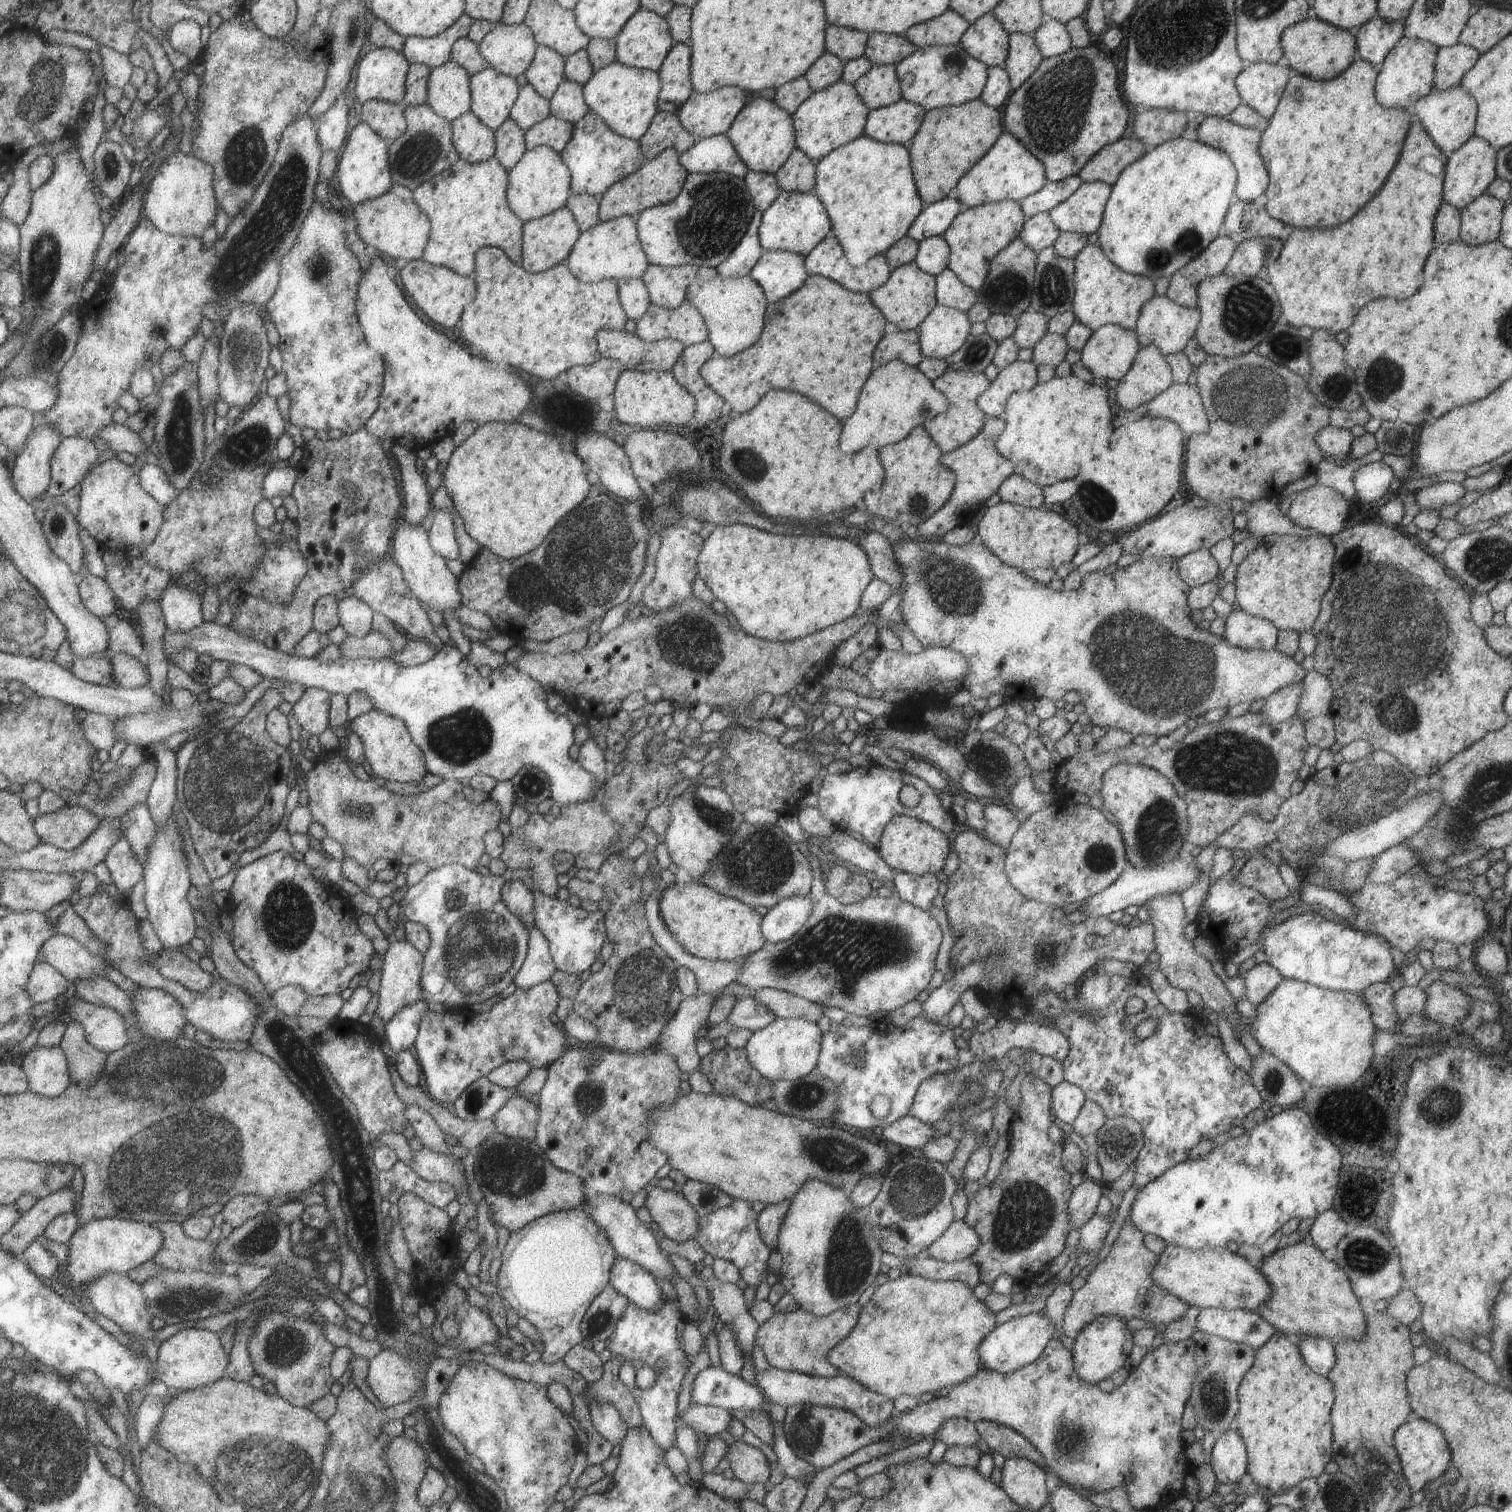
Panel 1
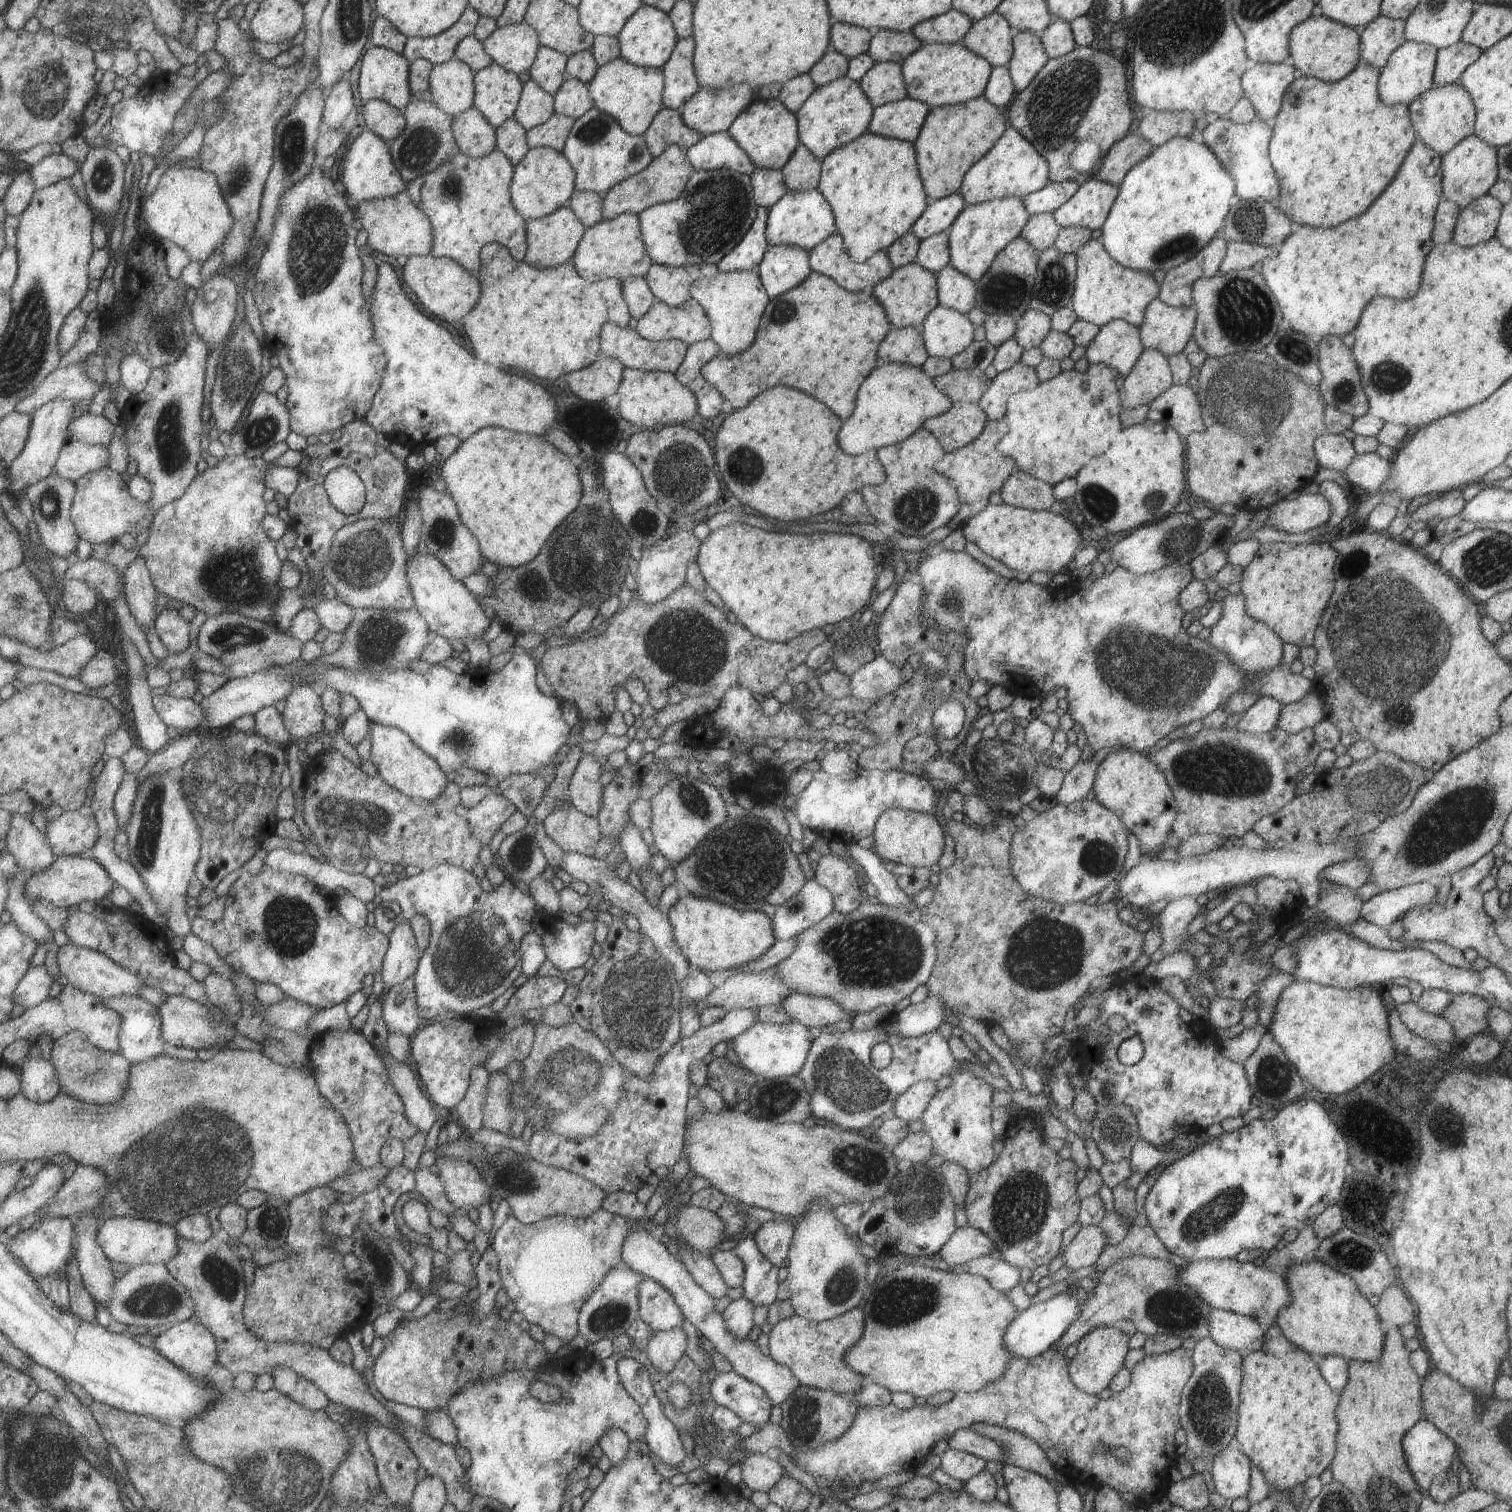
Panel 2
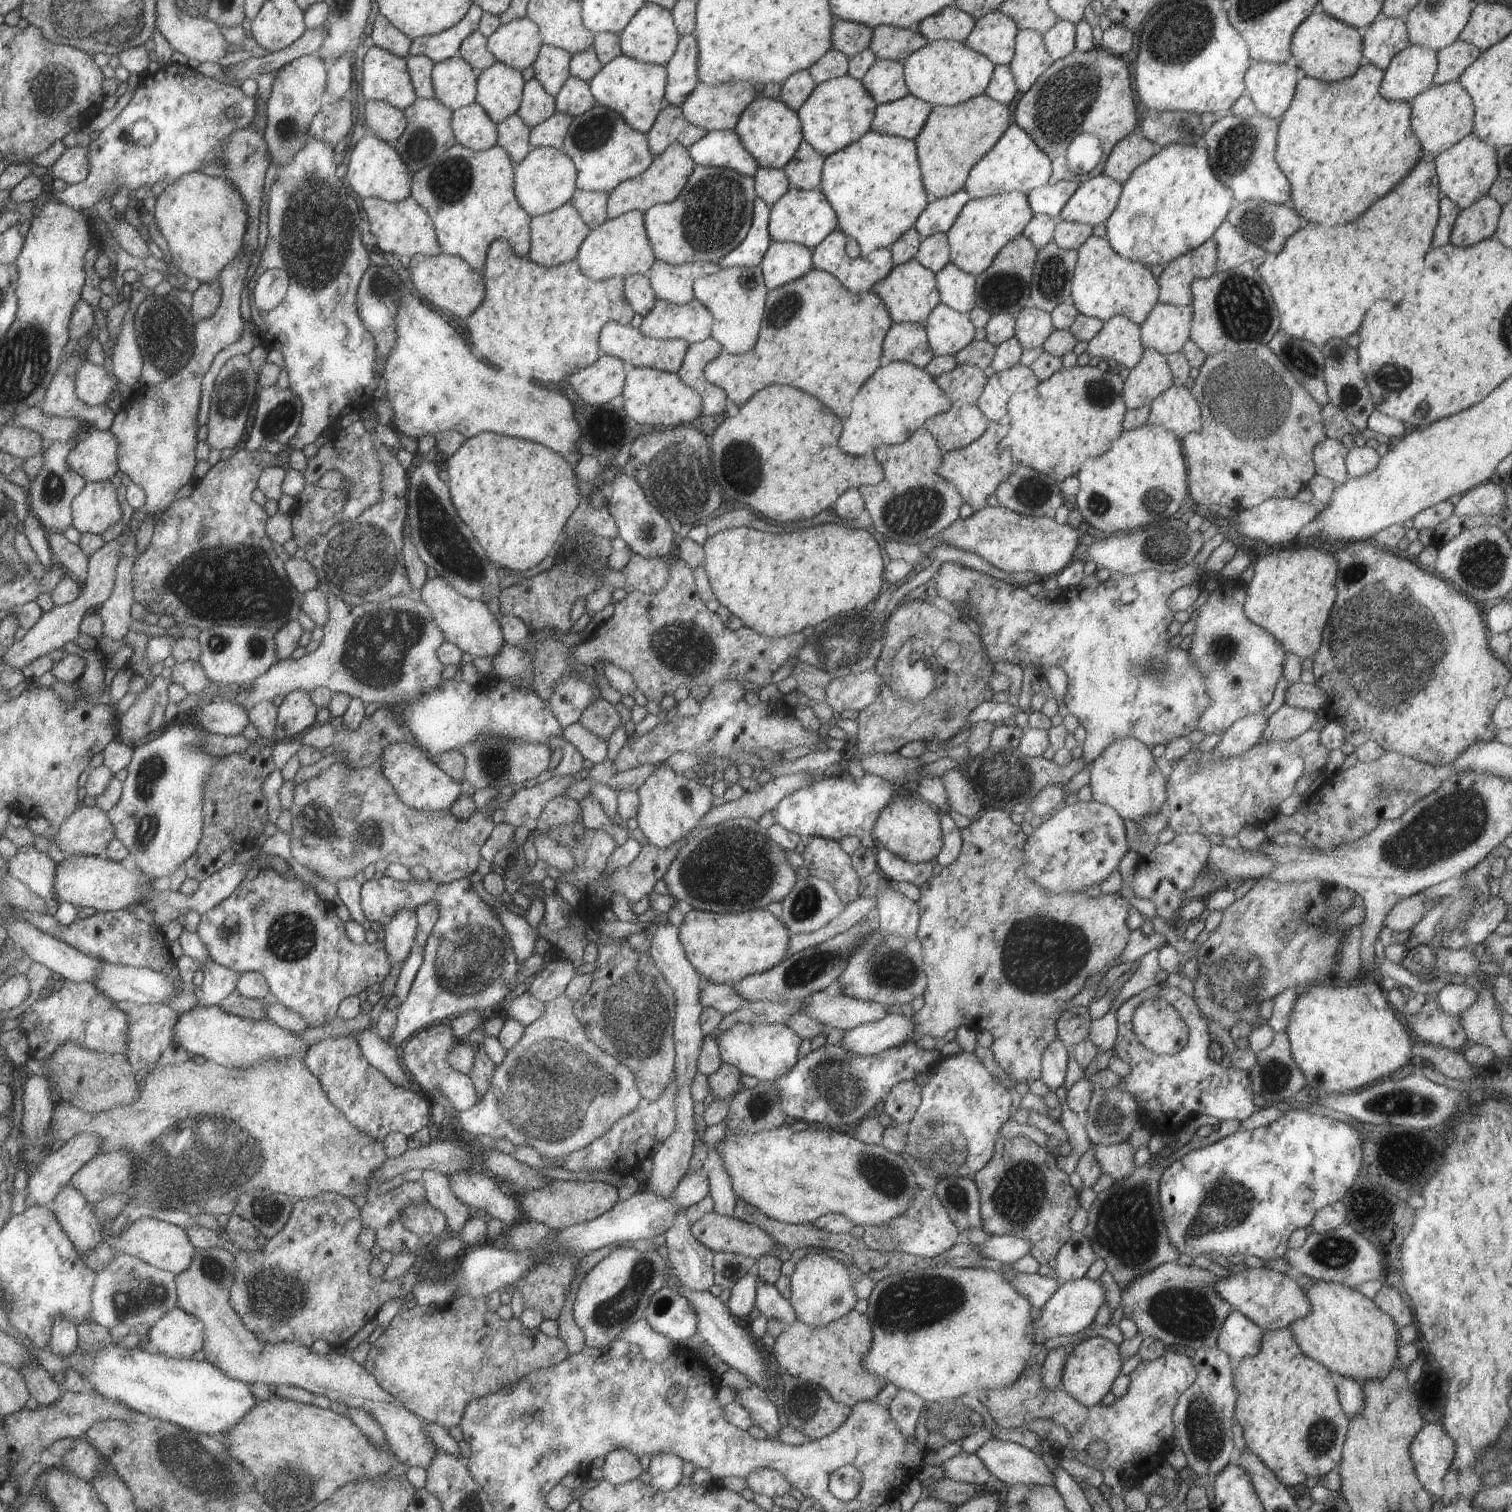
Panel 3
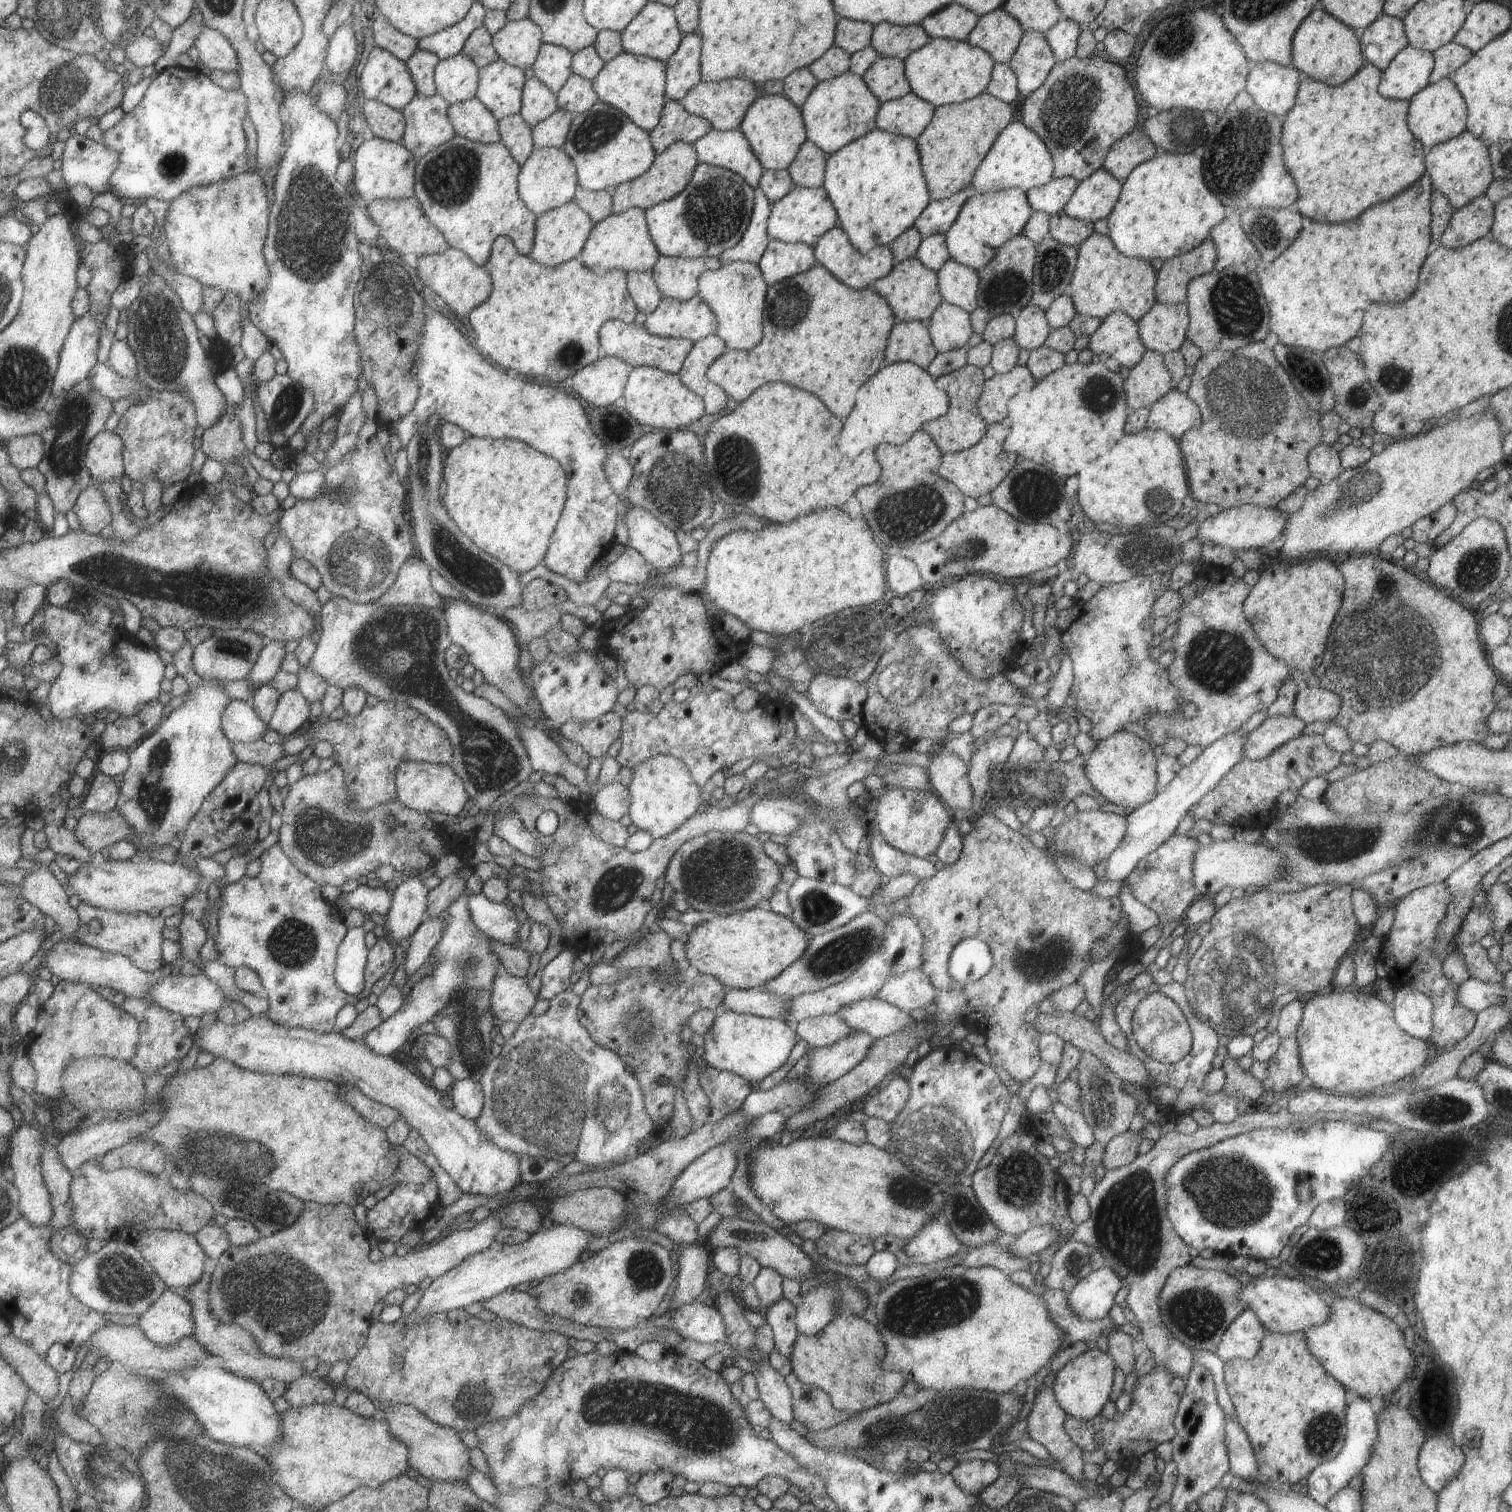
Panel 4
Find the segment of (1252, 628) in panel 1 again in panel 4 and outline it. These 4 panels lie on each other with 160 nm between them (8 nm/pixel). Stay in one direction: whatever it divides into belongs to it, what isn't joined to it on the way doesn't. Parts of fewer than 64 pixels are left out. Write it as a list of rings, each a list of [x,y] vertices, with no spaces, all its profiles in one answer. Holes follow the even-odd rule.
[[[1203,563],[1196,572],[1195,578],[1177,592],[1184,600],[1180,604],[1180,616],[1173,620],[1178,628],[1172,637],[1172,650],[1175,658],[1168,665],[1168,675],[1171,684],[1177,687],[1177,708],[1175,712],[1167,714],[1151,714],[1143,722],[1139,722],[1139,733],[1148,740],[1153,747],[1162,746],[1169,740],[1179,738],[1187,746],[1199,745],[1205,748],[1223,738],[1229,732],[1235,732],[1254,713],[1267,709],[1277,697],[1280,684],[1289,675],[1287,665],[1273,656],[1256,637],[1250,623],[1243,614],[1243,601],[1250,591],[1250,586],[1243,579],[1233,576],[1226,568],[1220,568]],[[1193,704],[1197,711],[1195,716],[1184,718],[1183,706]]]

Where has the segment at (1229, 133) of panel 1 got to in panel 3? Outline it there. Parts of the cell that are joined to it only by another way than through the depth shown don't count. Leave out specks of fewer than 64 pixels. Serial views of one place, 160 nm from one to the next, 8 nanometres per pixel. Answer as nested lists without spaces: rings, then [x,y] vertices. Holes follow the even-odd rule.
[[[1256,112],[1250,117],[1219,115],[1203,138],[1209,155],[1209,164],[1215,176],[1231,189],[1235,202],[1247,199],[1264,200],[1273,204],[1289,204],[1289,184],[1273,160],[1279,120]],[[1231,132],[1231,134],[1229,134]],[[1231,142],[1231,144],[1229,144]]]

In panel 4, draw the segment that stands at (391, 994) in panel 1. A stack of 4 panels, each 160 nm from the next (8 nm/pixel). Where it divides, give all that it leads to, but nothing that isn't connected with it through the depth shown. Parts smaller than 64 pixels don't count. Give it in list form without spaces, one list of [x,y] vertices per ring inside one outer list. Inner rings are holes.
[[[419,878],[407,879],[396,886],[385,918],[385,930],[394,945],[409,939],[419,924],[428,920],[427,894],[428,889]]]

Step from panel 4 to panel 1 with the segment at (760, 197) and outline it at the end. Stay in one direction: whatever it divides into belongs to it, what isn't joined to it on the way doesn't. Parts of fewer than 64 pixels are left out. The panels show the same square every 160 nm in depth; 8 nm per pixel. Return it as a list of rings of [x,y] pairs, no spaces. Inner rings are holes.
[[[754,211],[753,218],[749,222],[749,228],[745,236],[732,248],[729,256],[716,267],[716,272],[722,277],[735,278],[744,277],[749,274],[757,259],[761,256],[763,249],[759,244],[758,226],[762,212]]]

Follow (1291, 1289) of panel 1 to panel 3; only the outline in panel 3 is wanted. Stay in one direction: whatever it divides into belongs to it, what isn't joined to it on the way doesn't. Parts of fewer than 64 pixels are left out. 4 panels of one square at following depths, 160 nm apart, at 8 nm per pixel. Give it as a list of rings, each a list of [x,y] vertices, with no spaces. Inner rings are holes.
[[[1312,1280],[1301,1290],[1310,1304],[1310,1311],[1287,1326],[1299,1350],[1307,1358],[1333,1370],[1335,1375],[1345,1374],[1359,1383],[1387,1376],[1397,1352],[1397,1332],[1391,1317],[1371,1299],[1341,1283]]]

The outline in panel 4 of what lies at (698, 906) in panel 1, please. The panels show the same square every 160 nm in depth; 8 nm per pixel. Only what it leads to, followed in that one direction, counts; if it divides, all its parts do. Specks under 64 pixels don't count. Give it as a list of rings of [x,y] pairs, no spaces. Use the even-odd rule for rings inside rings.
[[[758,905],[729,915],[716,915],[695,925],[686,934],[685,957],[699,973],[713,976],[728,990],[749,990],[761,987],[791,966],[803,954],[809,939],[790,918]]]

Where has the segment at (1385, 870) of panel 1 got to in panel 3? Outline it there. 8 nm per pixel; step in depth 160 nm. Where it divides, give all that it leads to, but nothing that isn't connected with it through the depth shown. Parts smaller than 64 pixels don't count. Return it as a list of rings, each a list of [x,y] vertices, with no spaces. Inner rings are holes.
[[[1271,877],[1258,878],[1255,884],[1246,892],[1246,894],[1239,898],[1239,900],[1233,901],[1229,906],[1222,912],[1221,921],[1213,932],[1208,934],[1207,940],[1199,945],[1198,951],[1196,952],[1198,961],[1198,974],[1195,982],[1192,985],[1194,991],[1192,992],[1192,998],[1197,1005],[1197,1008],[1201,1011],[1201,1014],[1205,1018],[1213,1019],[1217,1024],[1220,1024],[1223,1028],[1231,1030],[1233,1026],[1240,1020],[1246,1021],[1249,1025],[1252,1025],[1251,1029],[1257,1028],[1256,1014],[1258,1006],[1261,1001],[1265,999],[1272,999],[1276,994],[1279,994],[1284,988],[1295,988],[1298,991],[1309,986],[1311,982],[1319,980],[1319,983],[1331,972],[1331,966],[1333,966],[1333,958],[1335,958],[1335,948],[1337,943],[1341,941],[1343,932],[1334,931],[1331,933],[1328,928],[1332,925],[1332,920],[1343,911],[1334,911],[1333,913],[1328,912],[1326,906],[1325,895],[1323,894],[1323,882],[1319,879],[1311,879],[1308,881],[1293,881],[1286,883],[1278,883]]]

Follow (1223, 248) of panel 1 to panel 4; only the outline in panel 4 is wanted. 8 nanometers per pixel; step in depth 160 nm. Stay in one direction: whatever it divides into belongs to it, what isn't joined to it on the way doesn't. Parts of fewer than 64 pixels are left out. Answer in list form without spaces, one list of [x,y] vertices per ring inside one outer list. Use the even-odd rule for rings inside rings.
[[[1208,236],[1189,252],[1165,259],[1156,274],[1155,300],[1159,303],[1185,303],[1187,283],[1214,270],[1216,248]]]

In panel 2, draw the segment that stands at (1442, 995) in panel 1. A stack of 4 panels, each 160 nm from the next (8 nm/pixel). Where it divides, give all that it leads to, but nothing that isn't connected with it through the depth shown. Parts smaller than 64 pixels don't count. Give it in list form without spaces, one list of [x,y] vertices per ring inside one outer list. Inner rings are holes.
[[[1467,993],[1451,995],[1450,1003],[1440,1014],[1454,1031],[1456,1042],[1463,1044],[1474,1034],[1487,1031],[1485,1011],[1489,1008],[1481,997]]]

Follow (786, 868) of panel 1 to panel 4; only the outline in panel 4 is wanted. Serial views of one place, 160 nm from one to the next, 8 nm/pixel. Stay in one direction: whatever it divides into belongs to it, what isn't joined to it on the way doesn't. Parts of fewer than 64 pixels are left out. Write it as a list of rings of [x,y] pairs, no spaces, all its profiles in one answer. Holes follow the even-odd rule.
[[[710,831],[687,840],[673,852],[665,883],[695,911],[724,916],[763,905],[781,881],[781,866],[767,857],[756,836],[744,831]]]

